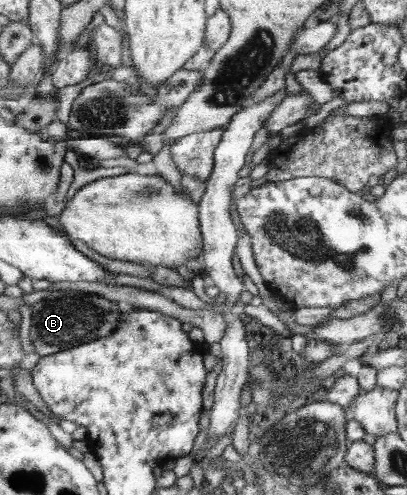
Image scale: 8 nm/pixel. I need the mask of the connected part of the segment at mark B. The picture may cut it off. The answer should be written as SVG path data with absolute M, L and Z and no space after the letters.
M55 290L32 306L30 339L41 357L111 335L126 307L105 297L77 290Z

